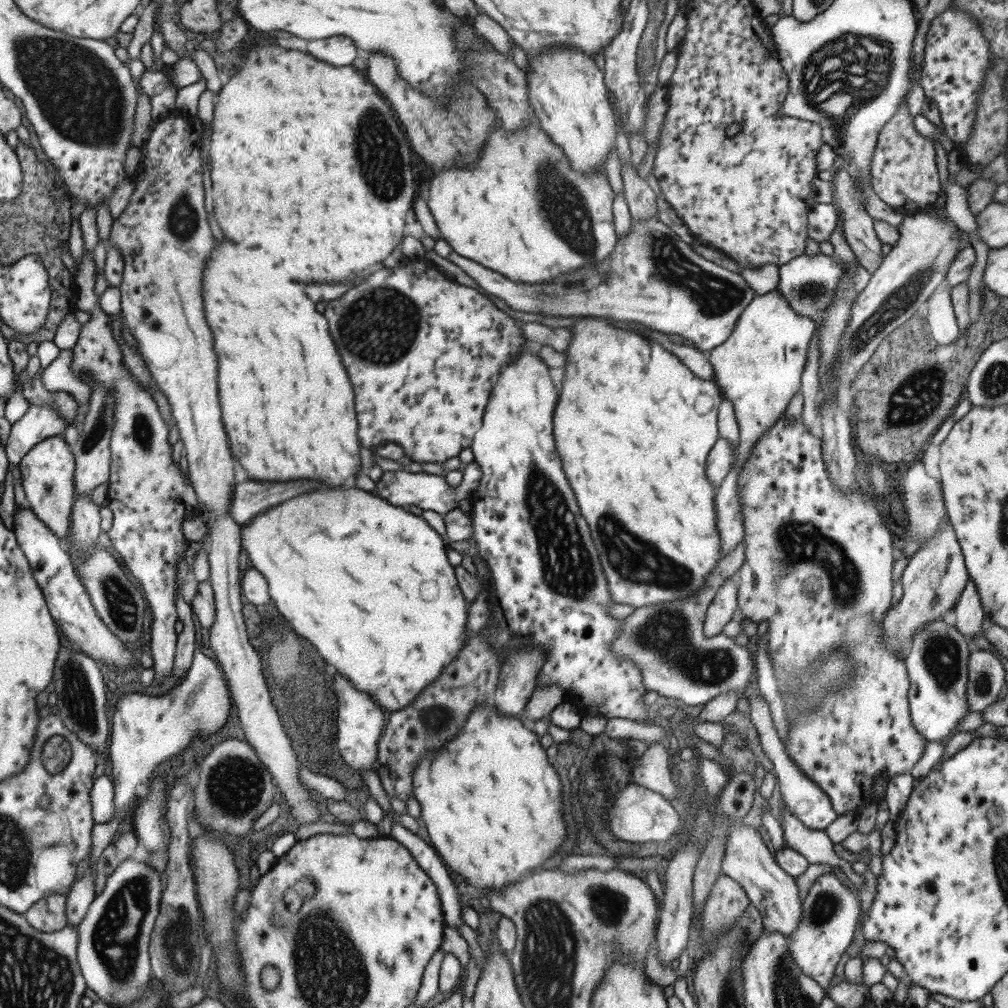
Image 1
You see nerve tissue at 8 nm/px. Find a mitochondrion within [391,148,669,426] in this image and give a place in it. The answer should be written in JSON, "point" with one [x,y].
{"point":[561,203]}

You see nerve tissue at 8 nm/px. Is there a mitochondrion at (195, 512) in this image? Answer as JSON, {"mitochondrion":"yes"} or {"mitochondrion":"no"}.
{"mitochondrion":"no"}

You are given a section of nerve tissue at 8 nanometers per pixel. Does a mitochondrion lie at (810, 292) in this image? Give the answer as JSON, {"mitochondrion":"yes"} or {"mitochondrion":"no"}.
{"mitochondrion":"yes"}

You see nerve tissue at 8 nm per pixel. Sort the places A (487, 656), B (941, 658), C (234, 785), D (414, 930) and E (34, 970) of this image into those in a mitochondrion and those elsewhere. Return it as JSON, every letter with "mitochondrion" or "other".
{"A":"other","B":"mitochondrion","C":"mitochondrion","D":"other","E":"mitochondrion"}

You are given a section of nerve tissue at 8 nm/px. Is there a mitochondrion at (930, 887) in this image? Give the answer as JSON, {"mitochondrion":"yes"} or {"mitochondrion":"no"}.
{"mitochondrion":"no"}

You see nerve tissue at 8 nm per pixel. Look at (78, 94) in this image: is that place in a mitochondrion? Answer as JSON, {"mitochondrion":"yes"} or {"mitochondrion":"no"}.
{"mitochondrion":"yes"}

